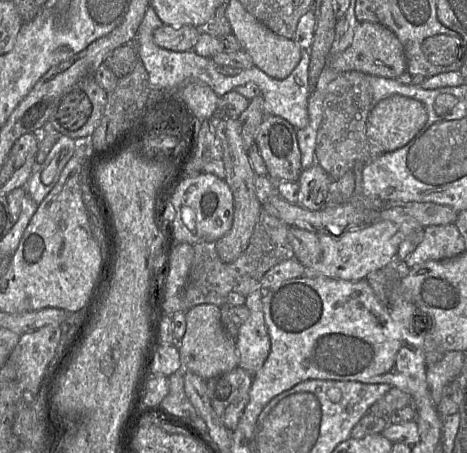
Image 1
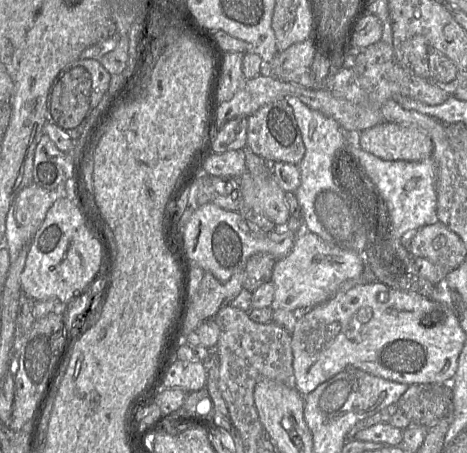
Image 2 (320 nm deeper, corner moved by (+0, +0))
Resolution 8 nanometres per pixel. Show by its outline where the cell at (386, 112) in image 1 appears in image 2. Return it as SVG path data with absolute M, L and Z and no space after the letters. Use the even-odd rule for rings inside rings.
M382 122L359 133L359 145L365 151L387 161L421 161L431 157L433 142L429 135L417 127Z

